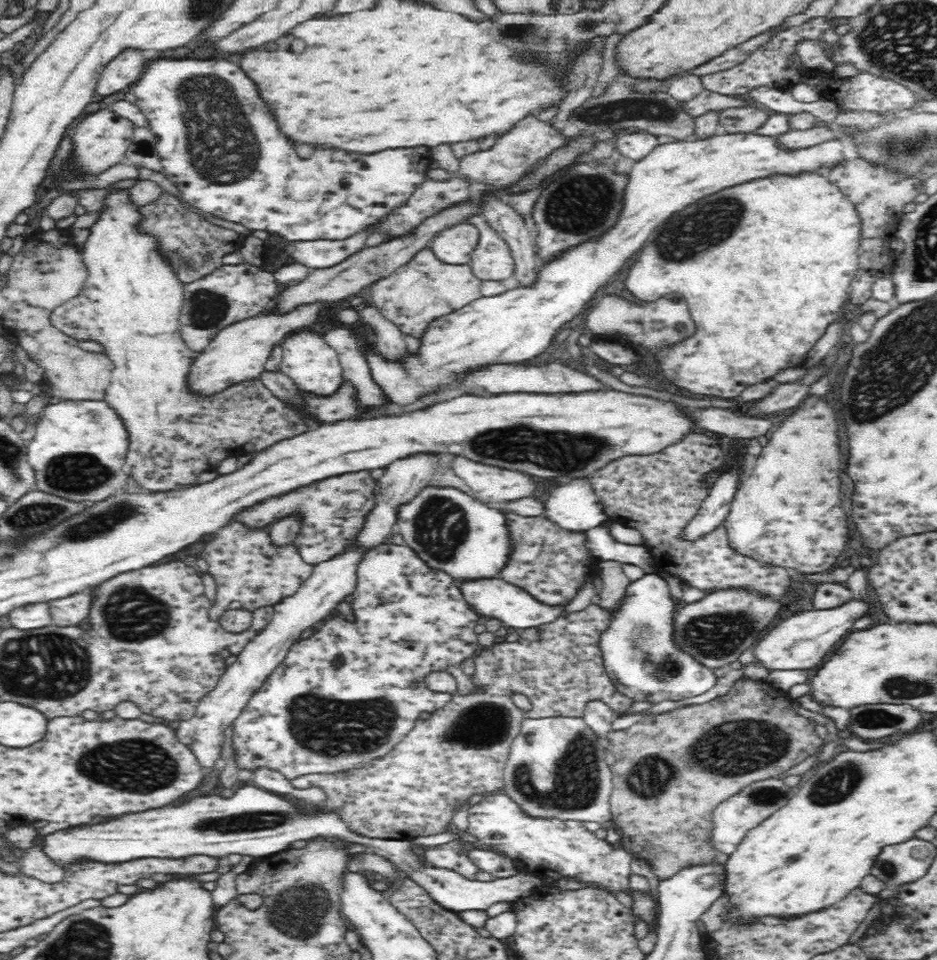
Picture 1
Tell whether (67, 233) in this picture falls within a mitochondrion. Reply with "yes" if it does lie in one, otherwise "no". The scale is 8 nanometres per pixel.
no

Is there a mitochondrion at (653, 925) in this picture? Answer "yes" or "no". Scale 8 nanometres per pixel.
no

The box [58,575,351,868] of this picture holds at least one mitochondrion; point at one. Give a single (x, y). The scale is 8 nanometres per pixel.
(141, 765)

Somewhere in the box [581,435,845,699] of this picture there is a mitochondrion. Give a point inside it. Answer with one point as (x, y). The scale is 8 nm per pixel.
(719, 635)

